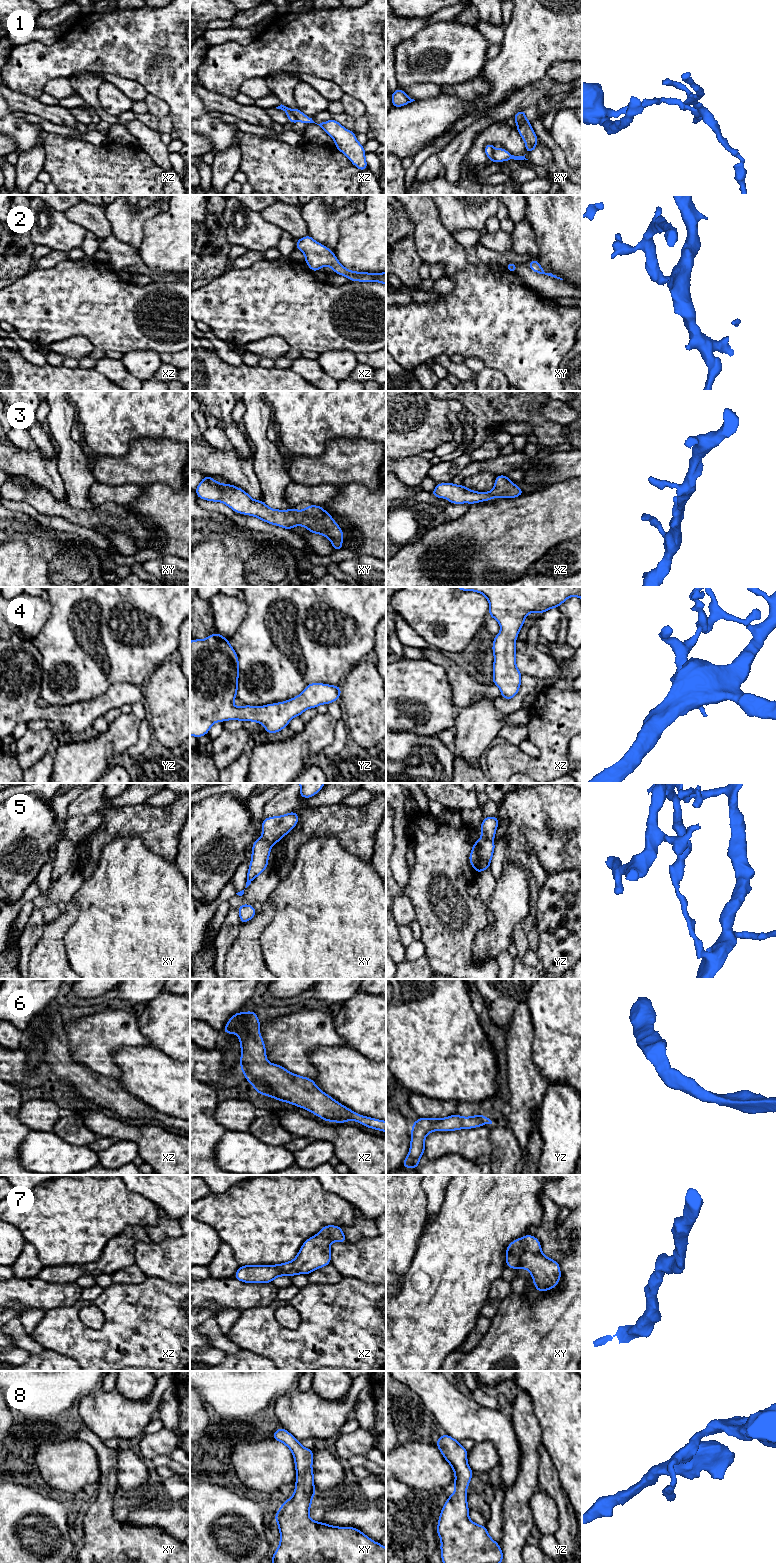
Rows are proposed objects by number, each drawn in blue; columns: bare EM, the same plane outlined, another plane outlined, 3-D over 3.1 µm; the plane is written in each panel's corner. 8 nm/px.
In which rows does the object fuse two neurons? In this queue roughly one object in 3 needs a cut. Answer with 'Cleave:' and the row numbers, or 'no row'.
Cleave: 1, 5

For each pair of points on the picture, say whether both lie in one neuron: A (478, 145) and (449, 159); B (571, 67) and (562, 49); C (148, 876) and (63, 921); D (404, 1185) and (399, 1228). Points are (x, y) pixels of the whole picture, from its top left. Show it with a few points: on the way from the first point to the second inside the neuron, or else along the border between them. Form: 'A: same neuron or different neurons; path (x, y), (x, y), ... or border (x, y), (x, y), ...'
A: different neurons; border (481, 130), (460, 163)
B: different neurons; border (571, 59), (558, 61), (547, 71)
C: different neurons; border (73, 899), (78, 906), (78, 915), (65, 933)
D: same neuron; path (402, 1196), (402, 1215), (400, 1217)

